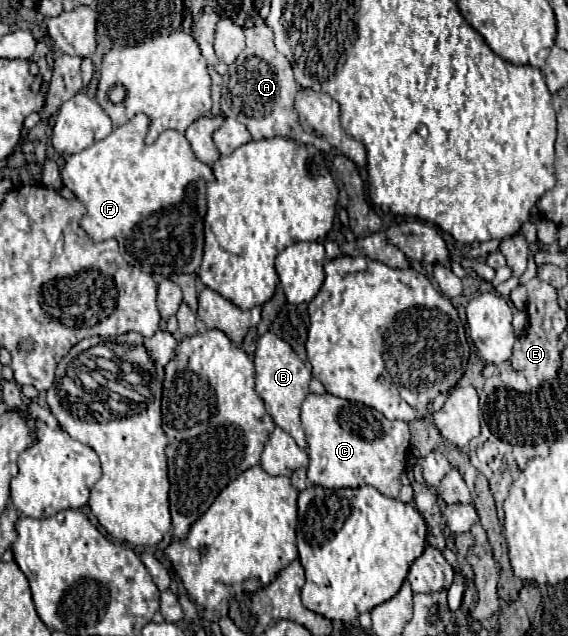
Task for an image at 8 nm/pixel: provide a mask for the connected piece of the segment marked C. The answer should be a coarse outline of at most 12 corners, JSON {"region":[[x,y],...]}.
{"region":[[331,393],[301,421],[307,477],[399,495],[405,421]]}

